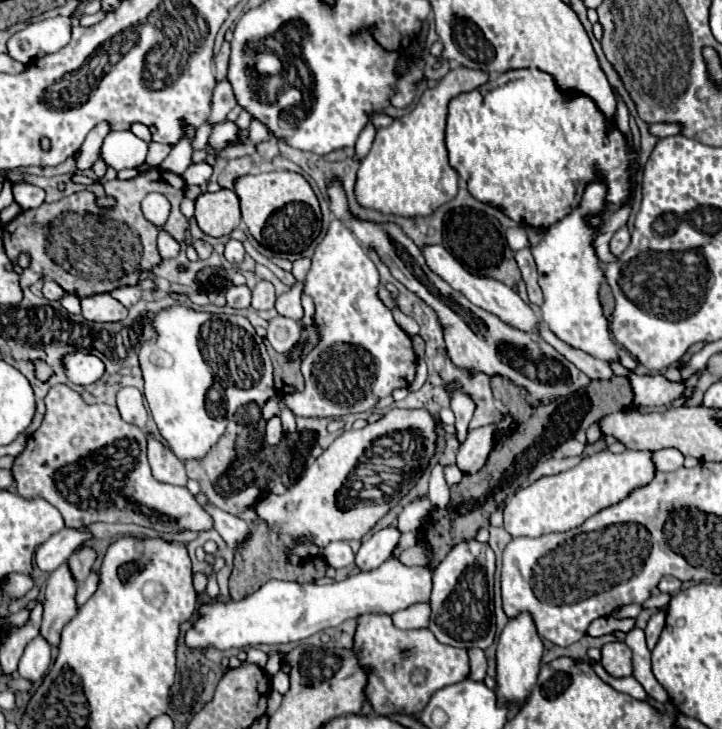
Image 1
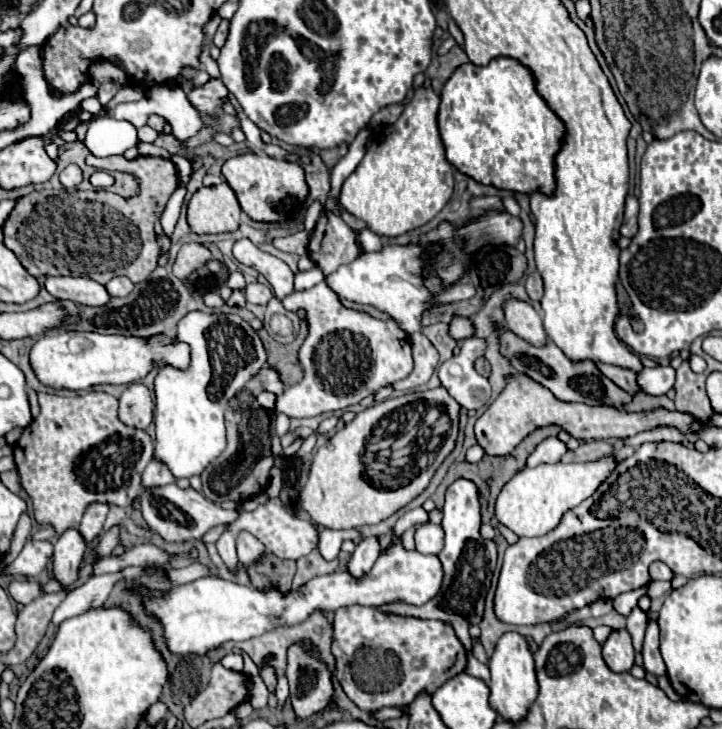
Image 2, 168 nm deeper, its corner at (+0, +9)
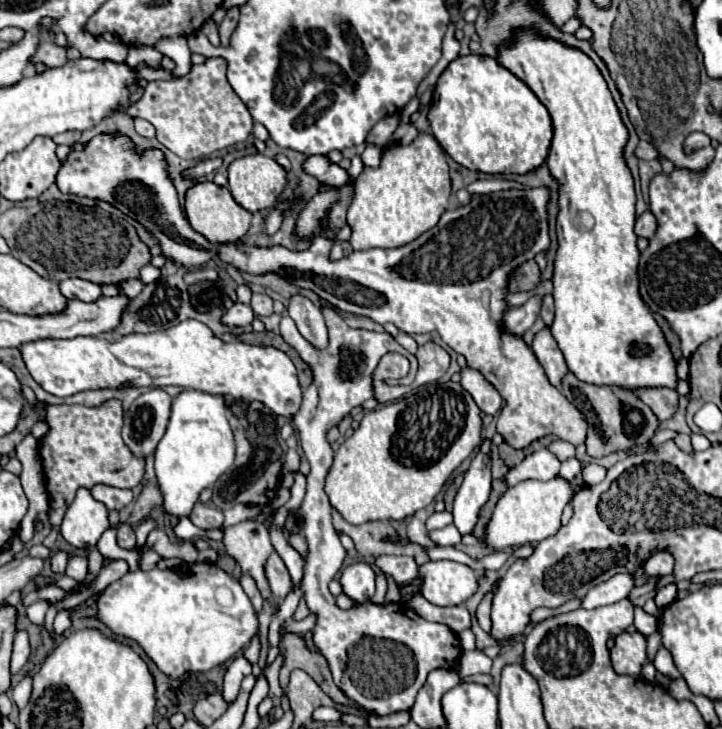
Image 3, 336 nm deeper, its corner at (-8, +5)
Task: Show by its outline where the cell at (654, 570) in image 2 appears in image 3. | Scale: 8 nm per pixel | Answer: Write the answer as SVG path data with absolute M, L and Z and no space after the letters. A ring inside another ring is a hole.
M658 552L646 560L646 574L648 576L666 576L674 570L674 556L668 552Z

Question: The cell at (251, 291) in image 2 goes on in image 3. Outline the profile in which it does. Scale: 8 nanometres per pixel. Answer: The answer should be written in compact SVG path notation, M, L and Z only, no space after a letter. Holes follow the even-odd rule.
M252 294L250 306L256 316L270 316L272 314L272 298L266 294Z

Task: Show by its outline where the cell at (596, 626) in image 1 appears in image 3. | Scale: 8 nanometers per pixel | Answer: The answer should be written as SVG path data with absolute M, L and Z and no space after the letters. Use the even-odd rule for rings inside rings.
M672 582L672 584L666 584L666 586L662 586L662 588L658 590L658 594L656 594L656 606L658 606L658 608L664 608L664 606L668 606L674 598L676 598L676 584Z

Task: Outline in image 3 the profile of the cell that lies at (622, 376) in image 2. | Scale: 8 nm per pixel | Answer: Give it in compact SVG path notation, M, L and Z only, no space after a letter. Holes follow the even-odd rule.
M644 388L638 390L636 396L652 408L652 412L660 418L660 420L668 420L676 414L678 410L678 392L670 390L670 388Z

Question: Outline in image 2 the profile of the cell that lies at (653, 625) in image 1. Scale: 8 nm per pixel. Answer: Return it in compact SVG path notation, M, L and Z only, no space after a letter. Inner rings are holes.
M648 620L642 656L644 656L646 672L650 672L654 676L664 676L666 674L666 666L664 666L664 660L662 660L660 650L658 650L658 624L656 624L656 620Z

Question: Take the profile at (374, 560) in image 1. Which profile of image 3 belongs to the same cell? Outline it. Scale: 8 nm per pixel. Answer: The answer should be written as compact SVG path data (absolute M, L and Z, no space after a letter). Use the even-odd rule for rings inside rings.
M356 562L344 568L340 576L342 592L354 602L364 604L374 596L374 570L364 562Z

